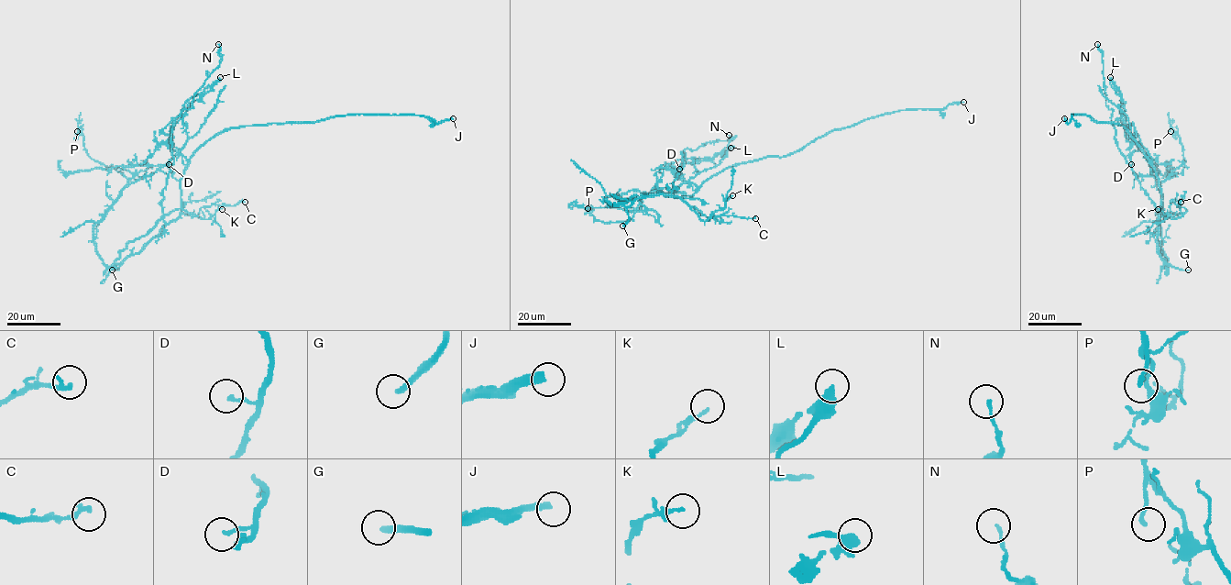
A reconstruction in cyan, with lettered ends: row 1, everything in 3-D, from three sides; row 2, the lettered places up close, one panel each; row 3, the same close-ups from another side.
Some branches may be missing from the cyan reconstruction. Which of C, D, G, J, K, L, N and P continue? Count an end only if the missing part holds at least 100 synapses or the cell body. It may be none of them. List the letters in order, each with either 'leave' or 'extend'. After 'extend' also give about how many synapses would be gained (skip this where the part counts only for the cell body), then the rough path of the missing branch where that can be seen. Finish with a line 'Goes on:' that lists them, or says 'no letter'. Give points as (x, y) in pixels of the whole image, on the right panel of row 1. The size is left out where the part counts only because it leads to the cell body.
C: leave
D: leave
G: extend; course (1188, 270), (1200, 269), (1212, 254), (1212, 238), (1204, 226), (1204, 203), (1221, 166)
J: extend; 500 synapses; course (1064, 118), (1074, 102), (1126, 101), (1141, 121), (1146, 148), (1142, 136), (1115, 109), (1114, 82), (1099, 59)
K: leave
L: leave
N: leave
P: leave
Goes on: G, J

